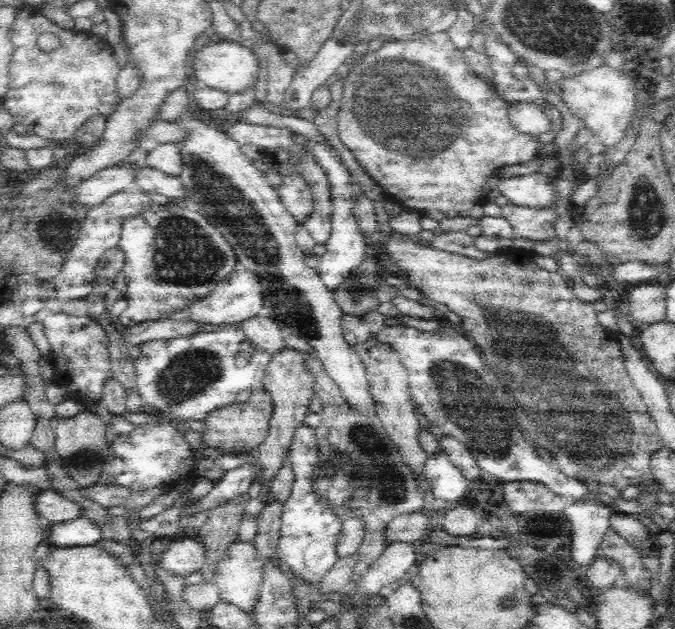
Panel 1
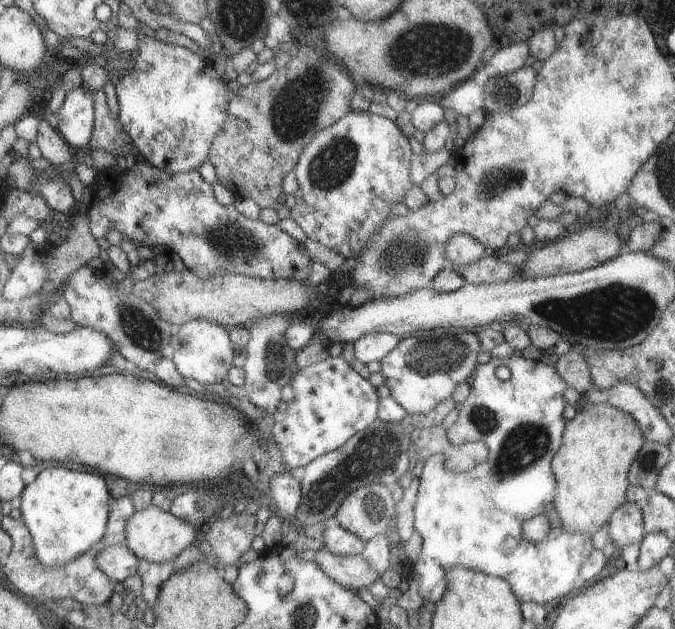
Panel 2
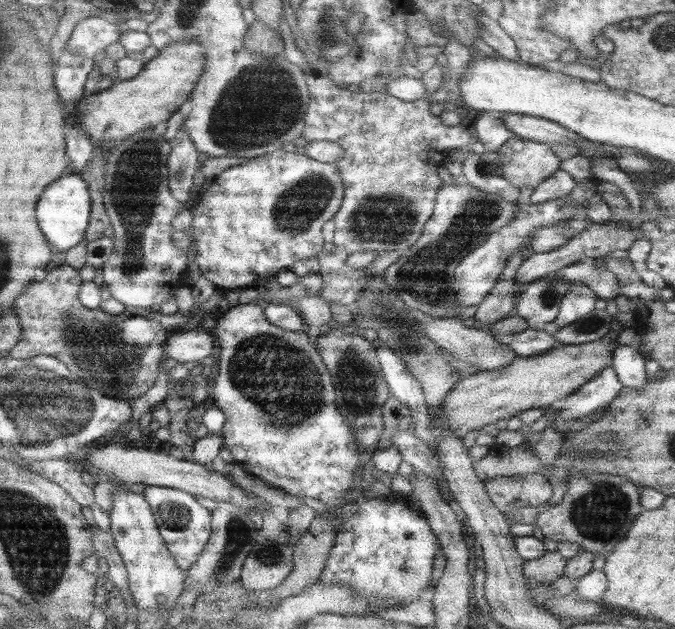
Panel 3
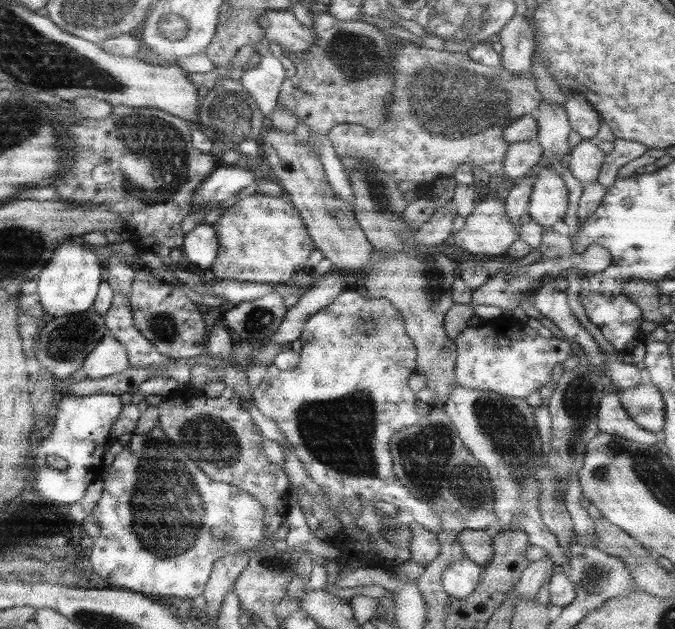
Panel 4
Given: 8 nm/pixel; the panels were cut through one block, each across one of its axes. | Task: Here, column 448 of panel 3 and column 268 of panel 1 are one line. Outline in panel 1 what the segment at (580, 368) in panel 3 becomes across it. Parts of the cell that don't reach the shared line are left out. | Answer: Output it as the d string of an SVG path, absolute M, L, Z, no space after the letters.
M260 386L251 393L241 398L240 402L233 406L223 406L202 420L205 423L203 442L208 448L220 449L228 454L241 454L246 451L257 451L267 437L272 418L272 397L270 393Z

